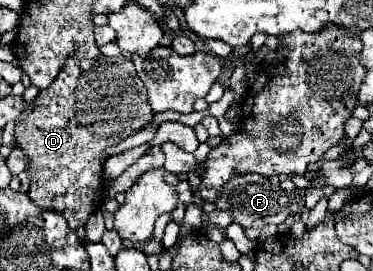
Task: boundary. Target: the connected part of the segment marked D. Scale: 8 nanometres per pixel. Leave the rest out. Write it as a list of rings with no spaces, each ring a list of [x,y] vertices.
[[[104,55],[94,57],[94,59],[68,59],[66,67],[58,73],[58,77],[52,81],[52,85],[50,85],[48,89],[42,89],[40,95],[36,97],[36,101],[34,101],[34,111],[28,113],[28,115],[24,115],[22,119],[18,119],[18,125],[16,125],[18,147],[30,157],[30,169],[28,169],[28,175],[30,175],[30,179],[32,179],[32,183],[30,183],[30,191],[28,191],[30,199],[32,199],[38,207],[42,207],[42,209],[58,211],[60,215],[64,215],[64,219],[68,221],[70,229],[78,229],[80,225],[84,225],[84,223],[88,221],[88,217],[90,217],[94,211],[98,211],[98,209],[102,207],[102,203],[104,203],[102,169],[104,169],[104,161],[106,161],[106,159],[104,159],[102,151],[104,151],[106,147],[118,145],[118,143],[124,141],[126,137],[134,135],[136,129],[142,129],[148,121],[152,121],[152,117],[154,117],[154,111],[150,109],[150,105],[148,105],[148,101],[146,101],[146,89],[144,89],[144,83],[142,83],[140,77],[136,75],[136,71],[134,71],[134,63],[132,63],[130,59],[124,59],[124,57],[104,57]]]

